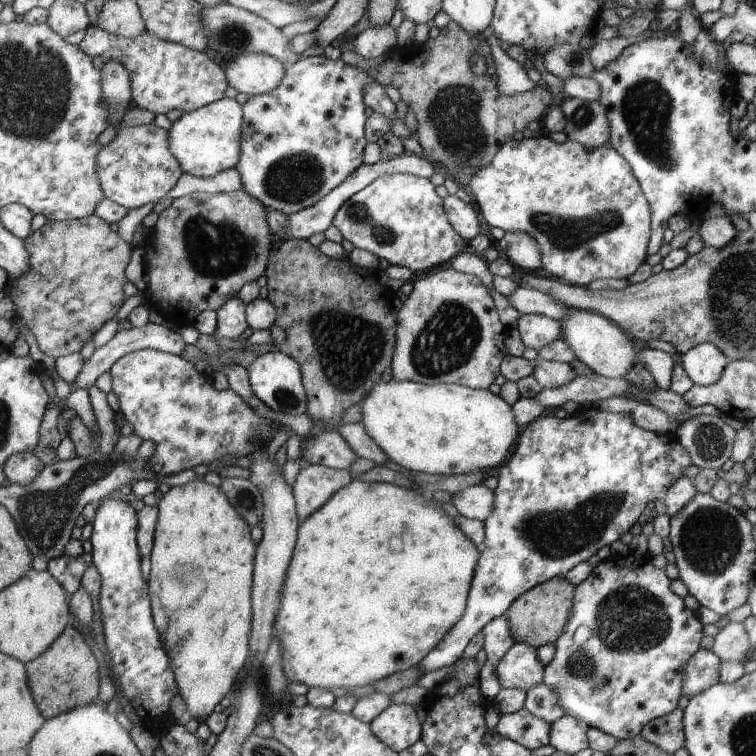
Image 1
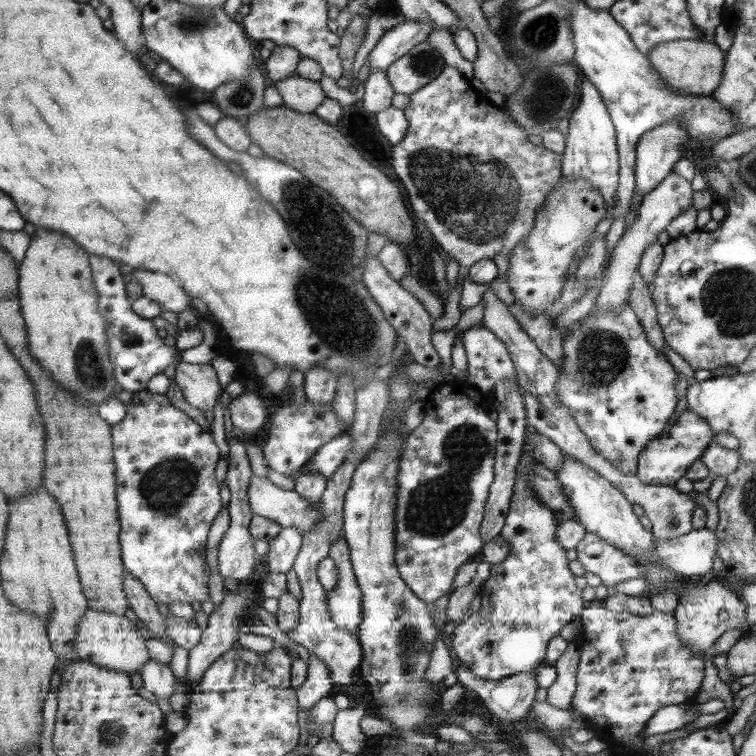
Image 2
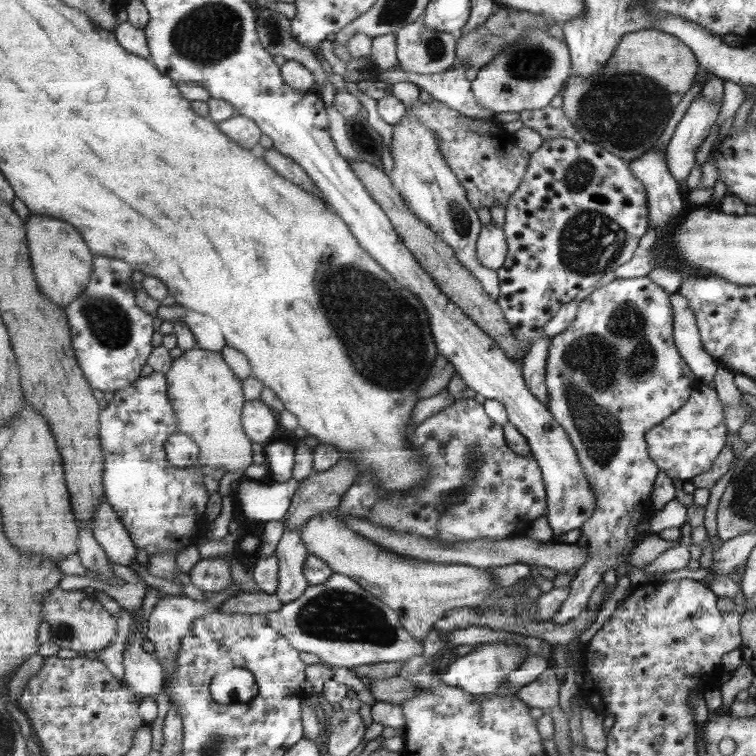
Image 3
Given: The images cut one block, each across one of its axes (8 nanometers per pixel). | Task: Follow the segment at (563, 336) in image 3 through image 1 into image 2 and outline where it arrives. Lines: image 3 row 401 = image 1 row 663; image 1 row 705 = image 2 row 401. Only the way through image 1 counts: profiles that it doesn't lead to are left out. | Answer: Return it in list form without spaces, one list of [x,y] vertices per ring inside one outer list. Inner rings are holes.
[[[623,304],[619,314],[601,314],[587,320],[574,329],[572,335],[563,337],[564,361],[556,385],[562,404],[576,418],[594,450],[626,476],[637,476],[639,455],[666,428],[678,404],[676,372],[664,355],[656,351],[642,328],[629,304]]]

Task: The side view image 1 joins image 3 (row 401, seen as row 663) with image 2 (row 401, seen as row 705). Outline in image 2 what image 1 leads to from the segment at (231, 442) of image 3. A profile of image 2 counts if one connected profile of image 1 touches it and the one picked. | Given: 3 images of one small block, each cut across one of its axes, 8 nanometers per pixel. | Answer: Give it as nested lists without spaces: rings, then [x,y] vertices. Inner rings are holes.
[[[180,360],[173,382],[180,387],[186,402],[198,408],[200,413],[214,410],[221,387],[211,363],[188,364]]]

